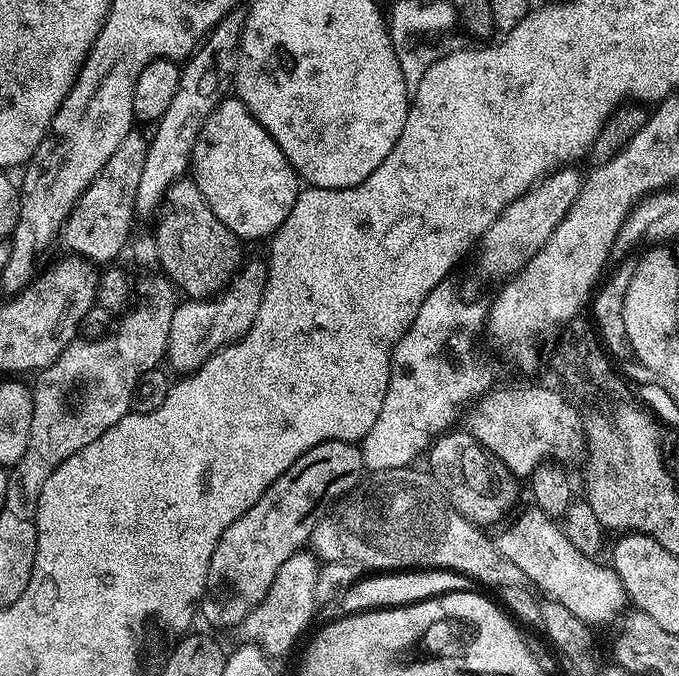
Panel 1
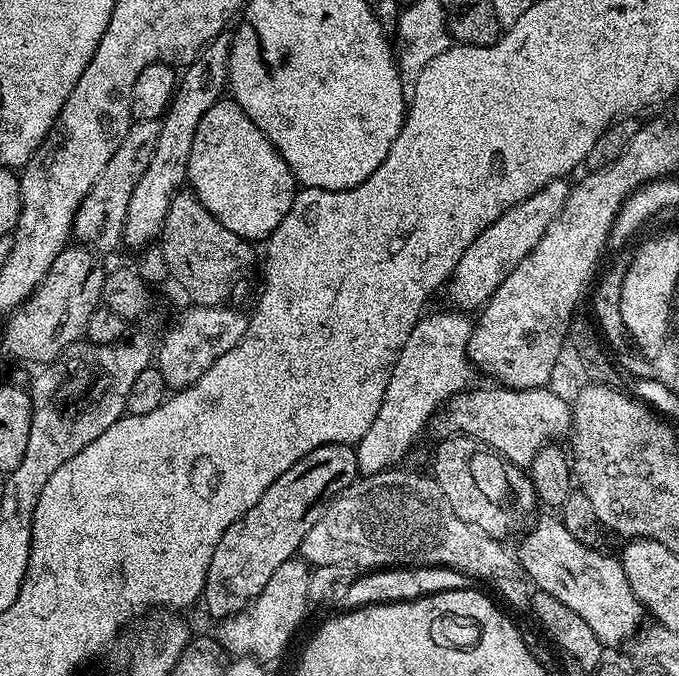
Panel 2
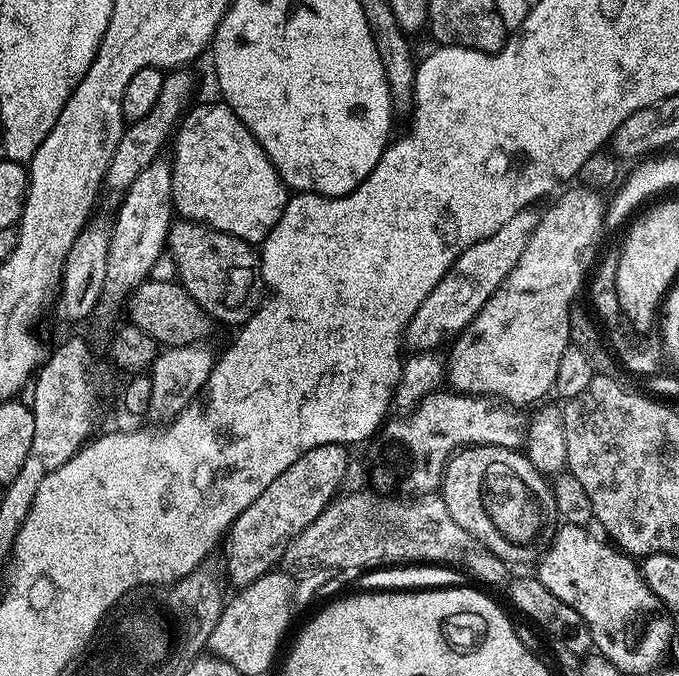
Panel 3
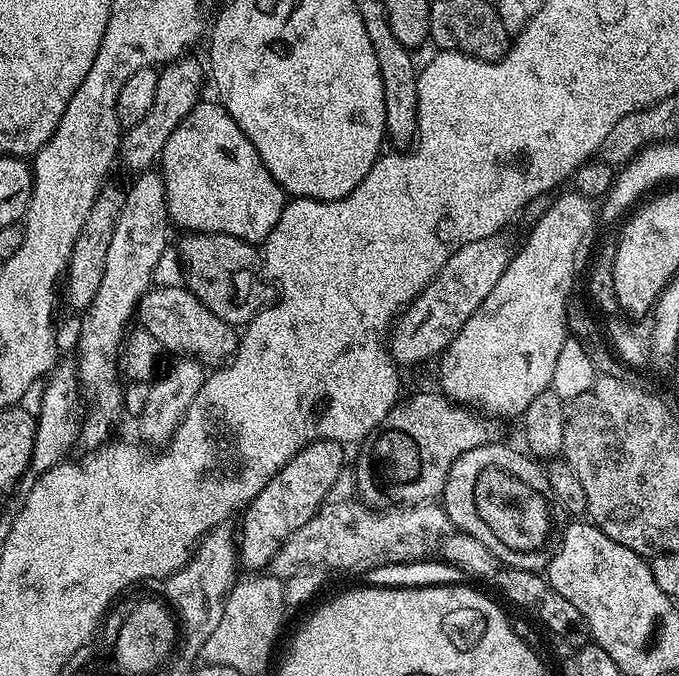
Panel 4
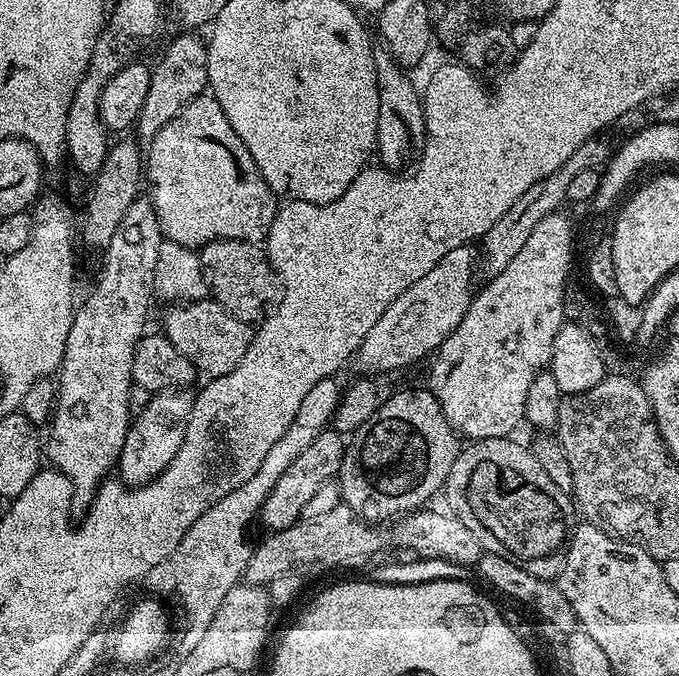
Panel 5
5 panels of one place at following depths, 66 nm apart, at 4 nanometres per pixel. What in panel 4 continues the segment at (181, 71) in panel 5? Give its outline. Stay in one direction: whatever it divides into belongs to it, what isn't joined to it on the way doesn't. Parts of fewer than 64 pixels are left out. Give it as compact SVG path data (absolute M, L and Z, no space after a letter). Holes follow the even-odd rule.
M185 54L179 60L173 60L171 64L163 65L159 69L158 90L154 90L154 106L150 106L146 118L138 122L134 127L123 133L118 149L119 163L124 163L132 171L139 174L149 171L159 161L170 134L190 114L195 104L201 103L200 87L206 84L206 68L203 63L195 60L195 55Z

